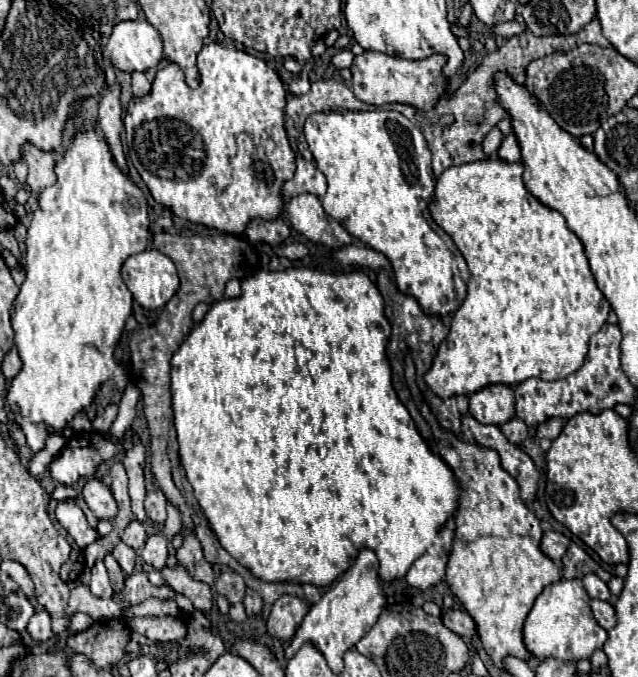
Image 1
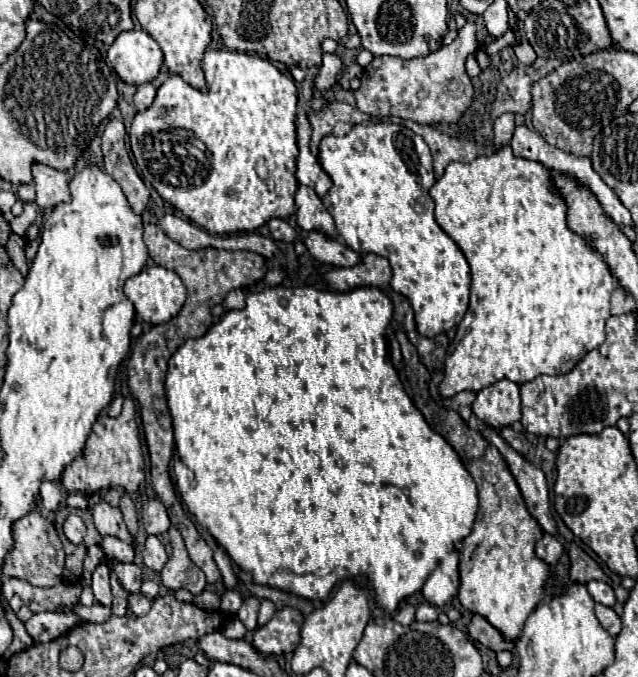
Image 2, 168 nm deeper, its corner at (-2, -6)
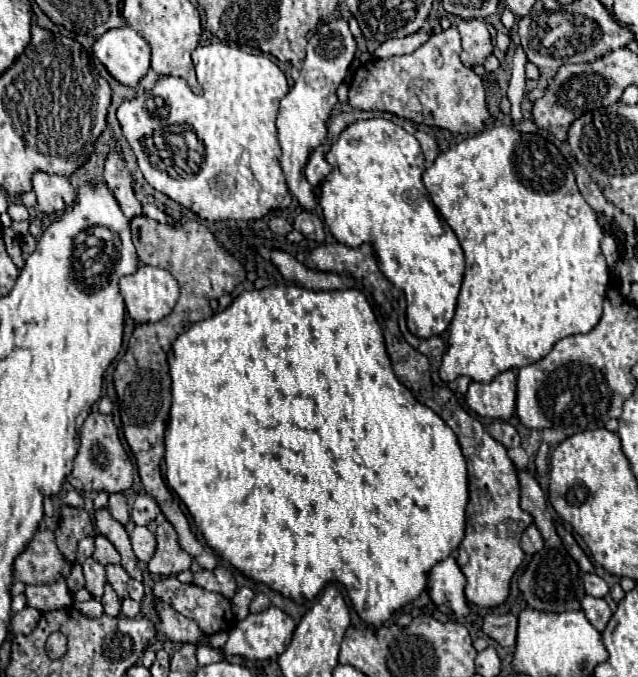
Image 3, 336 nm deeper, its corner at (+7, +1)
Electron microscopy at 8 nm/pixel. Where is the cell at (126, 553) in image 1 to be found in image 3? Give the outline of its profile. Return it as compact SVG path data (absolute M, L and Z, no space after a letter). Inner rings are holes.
M106 565L106 577L108 577L108 583L114 587L114 591L118 593L120 599L126 599L128 597L128 591L126 591L126 583L128 583L128 573L124 571L122 565Z

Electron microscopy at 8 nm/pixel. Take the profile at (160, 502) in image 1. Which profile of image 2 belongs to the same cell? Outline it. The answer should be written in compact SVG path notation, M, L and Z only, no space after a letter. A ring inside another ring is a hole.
M153 498L153 500L147 500L143 504L143 510L141 510L141 520L143 520L143 526L145 526L145 532L147 534L165 534L171 526L169 522L169 516L167 516L167 510L165 506L161 504L159 498Z

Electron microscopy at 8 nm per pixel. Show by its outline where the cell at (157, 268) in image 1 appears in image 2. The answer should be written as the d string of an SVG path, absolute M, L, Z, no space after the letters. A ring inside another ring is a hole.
M153 264L125 282L125 296L147 324L163 324L181 310L185 286L173 270Z

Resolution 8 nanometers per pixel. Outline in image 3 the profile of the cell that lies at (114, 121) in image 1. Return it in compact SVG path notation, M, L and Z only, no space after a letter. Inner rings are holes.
M112 153L112 155L106 157L102 179L112 189L116 201L120 203L122 213L128 219L142 215L142 207L140 207L138 199L134 197L132 181L130 181L130 175L126 171L126 165L124 165L124 159L122 159L120 153Z

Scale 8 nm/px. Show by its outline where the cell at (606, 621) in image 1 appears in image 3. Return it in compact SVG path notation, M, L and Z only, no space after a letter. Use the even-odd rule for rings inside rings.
M586 595L582 599L582 611L586 613L588 621L598 629L598 631L604 631L604 627L608 625L610 617L612 617L612 611L608 607L608 603L604 599L598 599L598 597L590 597Z

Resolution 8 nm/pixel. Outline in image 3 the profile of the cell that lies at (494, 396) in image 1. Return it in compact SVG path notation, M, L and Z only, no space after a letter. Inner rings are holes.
M504 371L492 383L472 381L466 403L482 417L510 419L516 411L516 371Z

